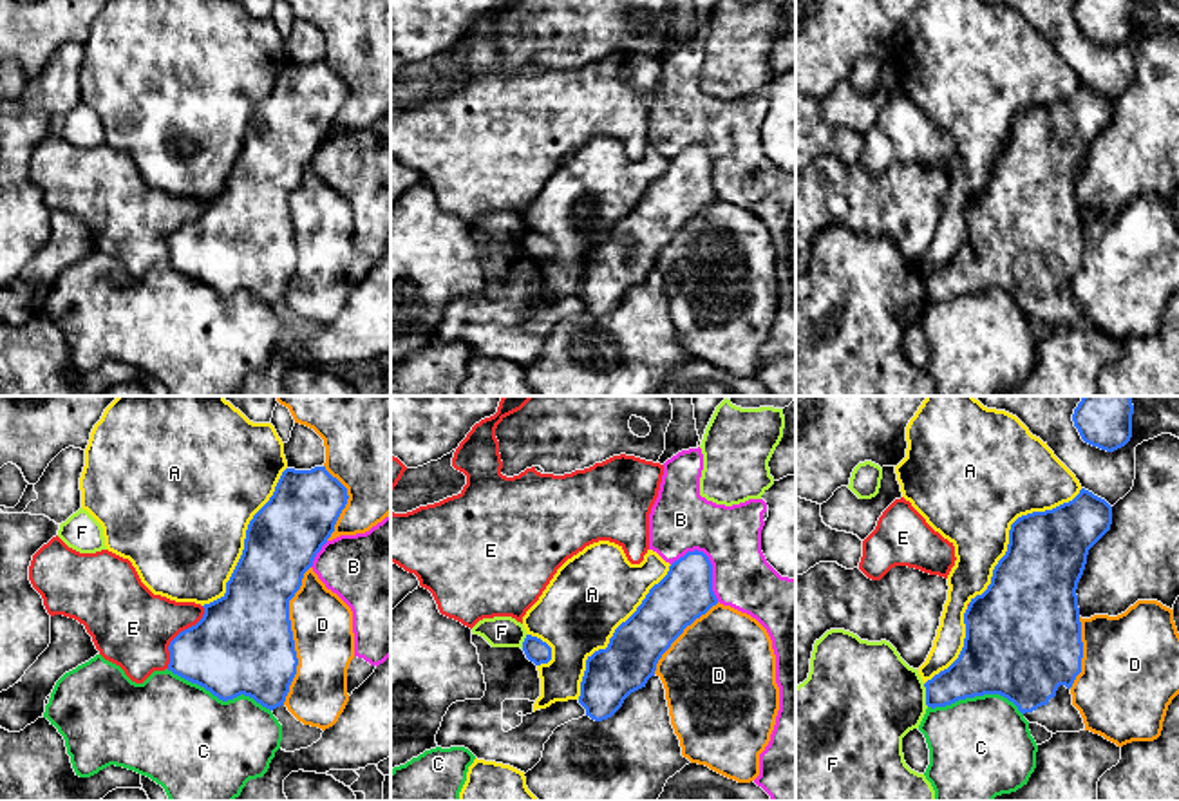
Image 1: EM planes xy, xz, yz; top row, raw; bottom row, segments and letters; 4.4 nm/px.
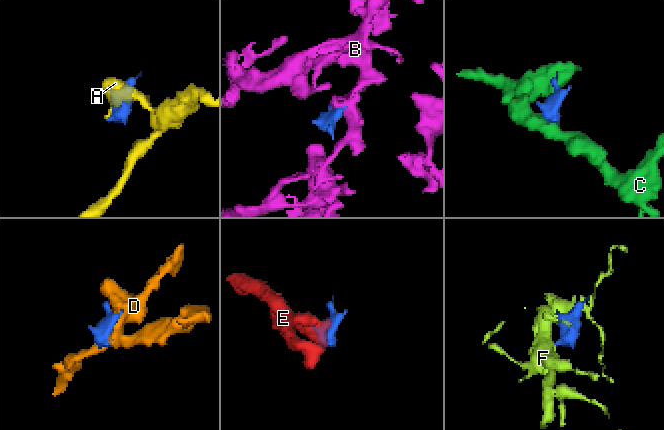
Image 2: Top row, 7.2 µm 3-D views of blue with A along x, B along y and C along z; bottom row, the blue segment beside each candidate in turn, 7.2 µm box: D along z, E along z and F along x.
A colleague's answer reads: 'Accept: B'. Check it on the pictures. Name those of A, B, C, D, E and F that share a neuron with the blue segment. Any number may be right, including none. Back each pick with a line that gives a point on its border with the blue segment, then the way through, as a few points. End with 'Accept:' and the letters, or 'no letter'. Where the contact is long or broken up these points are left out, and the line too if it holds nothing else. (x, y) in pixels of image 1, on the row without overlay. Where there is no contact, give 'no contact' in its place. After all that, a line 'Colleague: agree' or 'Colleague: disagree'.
Accept: no letter
Colleague: disagree

